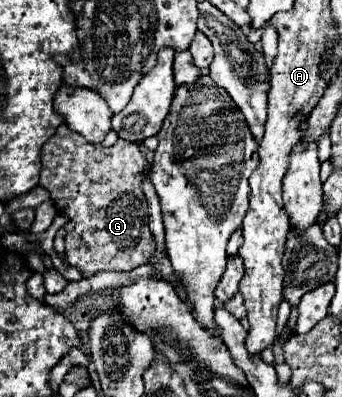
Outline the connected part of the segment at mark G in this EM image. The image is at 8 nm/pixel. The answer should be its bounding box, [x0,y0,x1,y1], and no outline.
[41,124,155,278]

